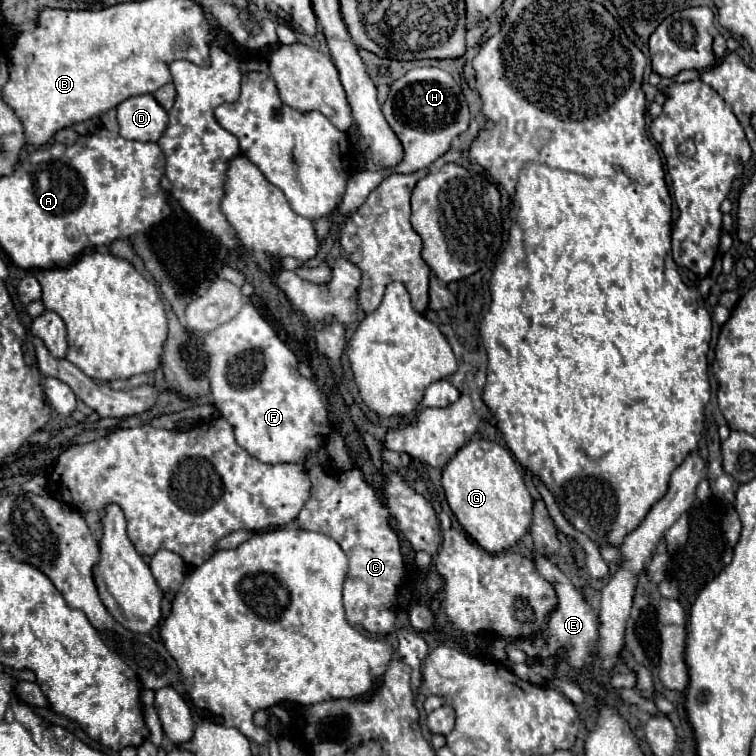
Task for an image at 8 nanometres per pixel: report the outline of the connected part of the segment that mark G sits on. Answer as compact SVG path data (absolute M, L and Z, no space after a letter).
M474 439L466 443L444 467L442 487L458 523L490 553L500 553L518 543L532 523L534 499L524 485L512 453L494 441Z

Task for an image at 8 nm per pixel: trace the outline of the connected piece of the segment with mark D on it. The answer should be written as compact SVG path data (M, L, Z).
M136 95L116 107L120 135L134 141L158 141L168 125L168 113L150 95Z

